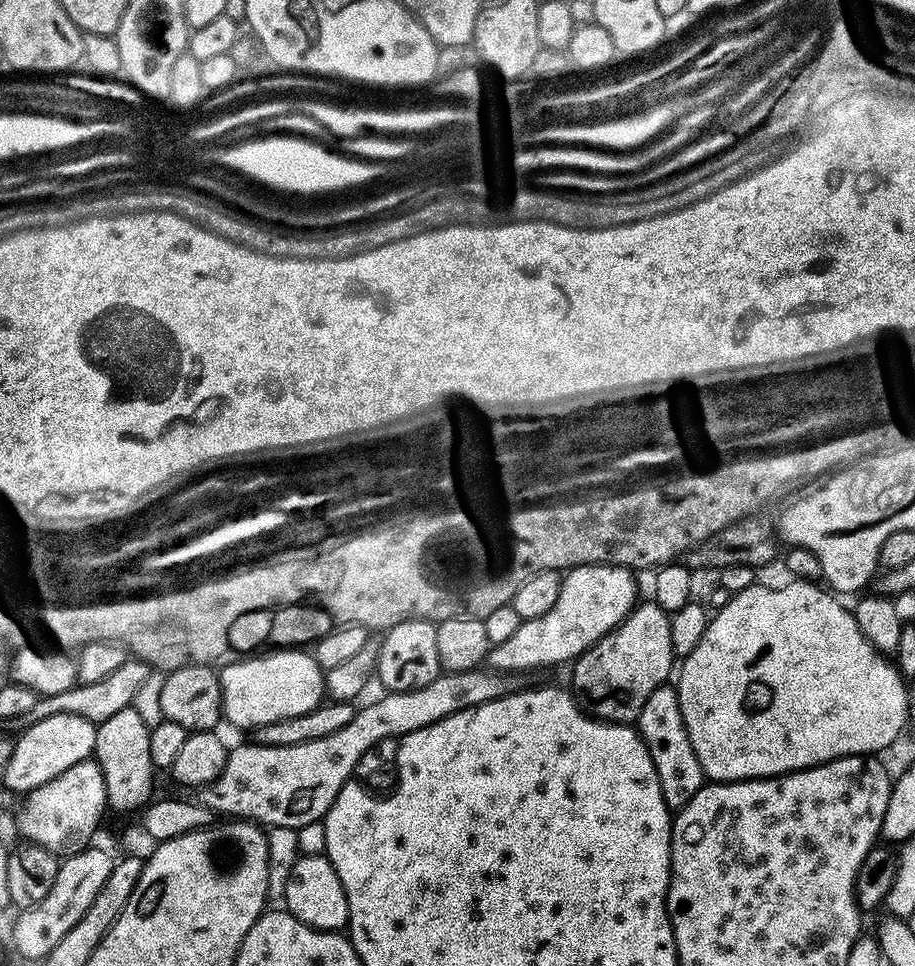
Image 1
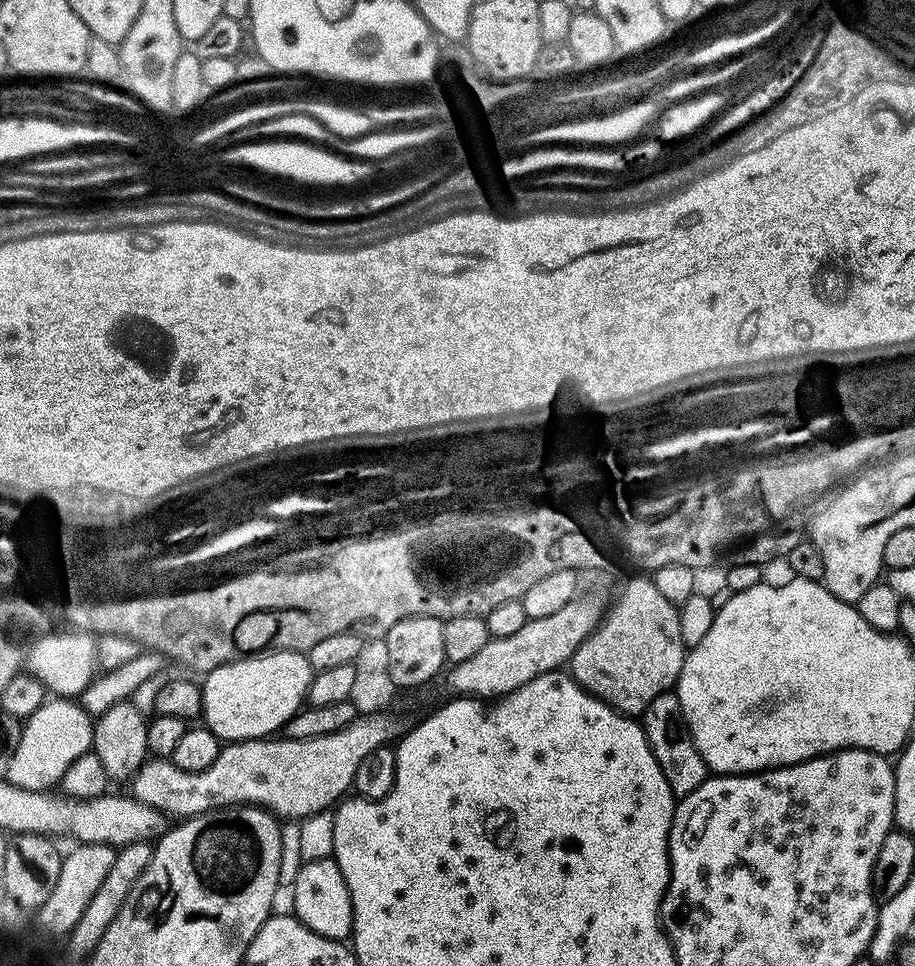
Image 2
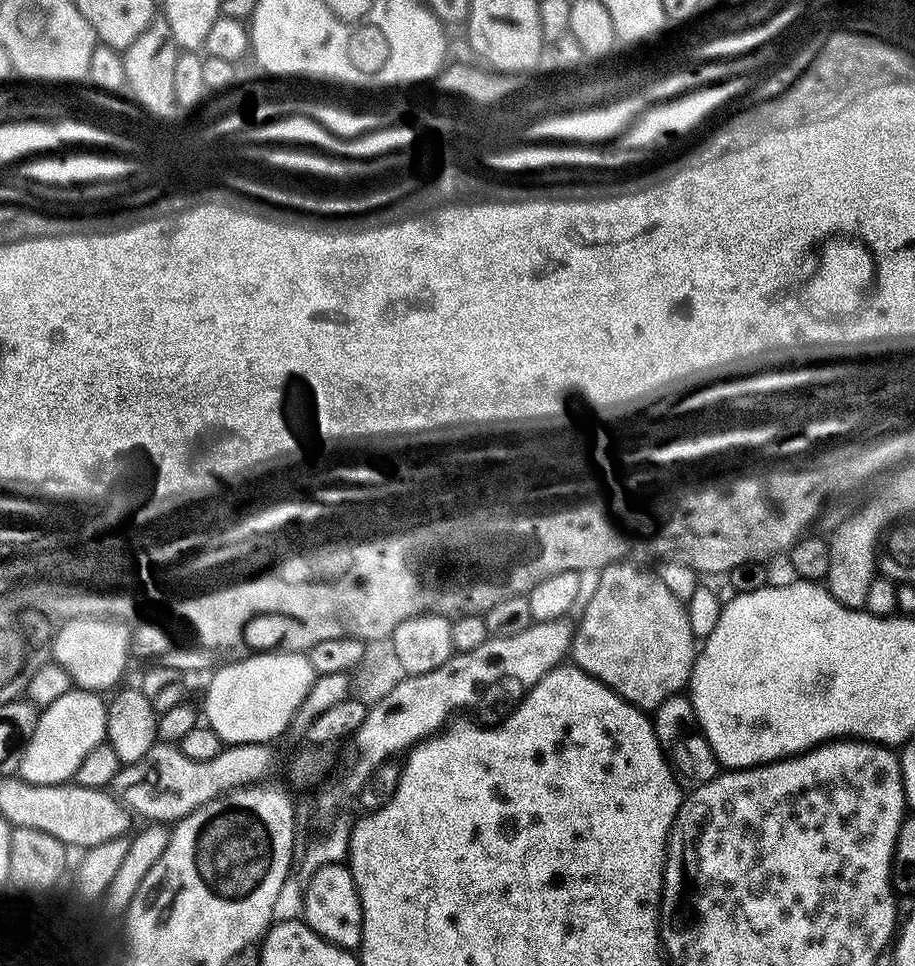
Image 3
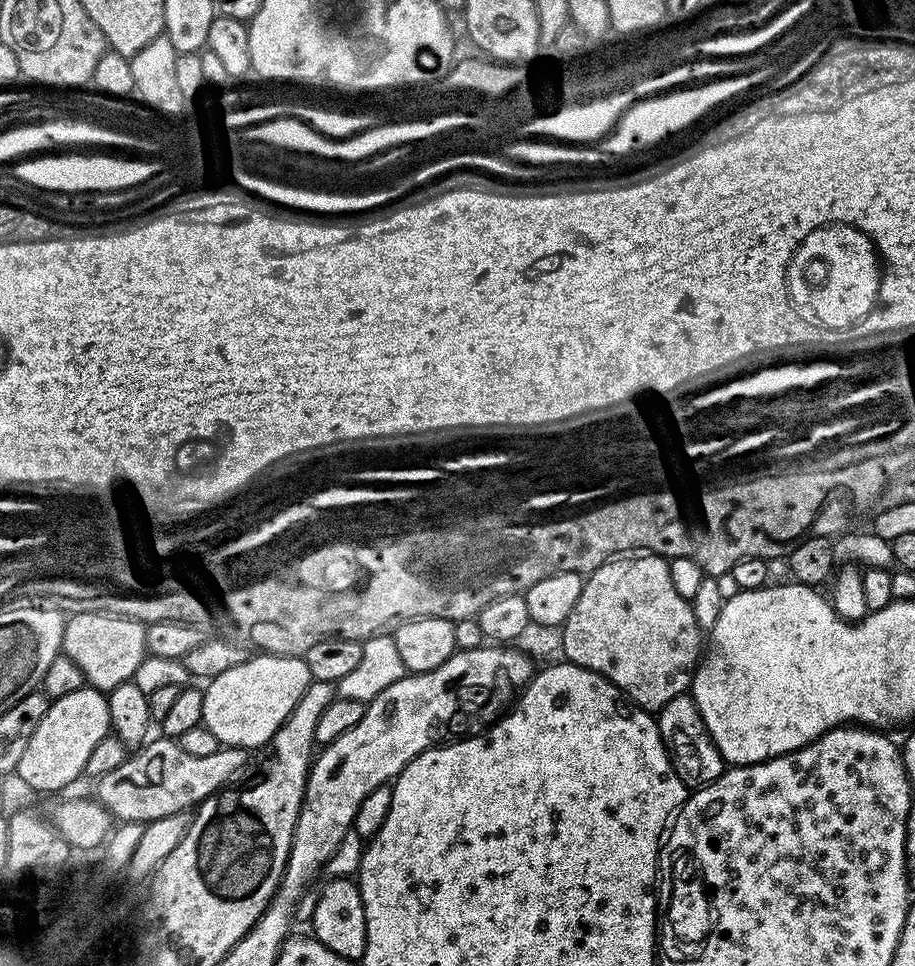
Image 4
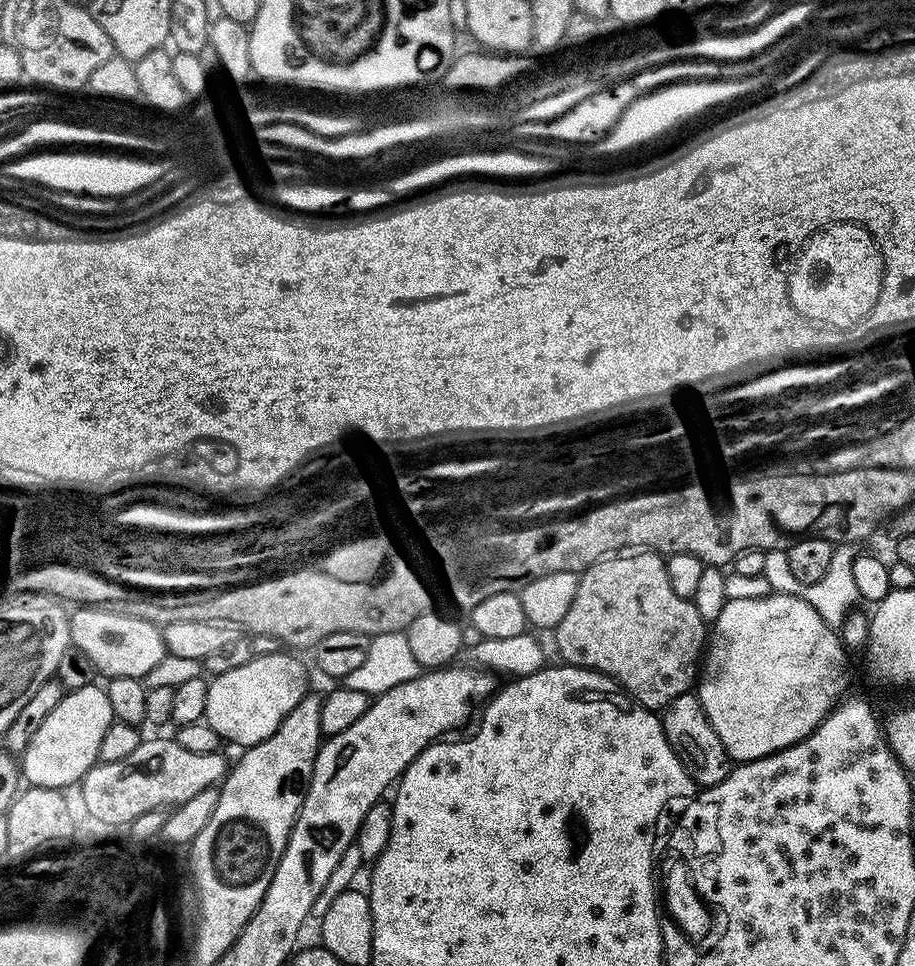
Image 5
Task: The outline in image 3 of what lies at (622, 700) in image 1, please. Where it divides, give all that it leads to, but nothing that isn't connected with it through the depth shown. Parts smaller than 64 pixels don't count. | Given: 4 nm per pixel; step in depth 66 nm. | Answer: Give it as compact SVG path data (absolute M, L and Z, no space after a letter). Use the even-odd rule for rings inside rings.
M621 562L599 569L597 576L600 577L597 578L588 601L587 596L583 601L584 613L581 614L580 621L575 621L570 649L571 663L586 674L598 678L598 682L641 710L654 710L659 704L666 702L666 698L687 689L698 651L698 638L690 630L685 601L674 598L674 594L666 590L659 574L648 568L651 567L641 566L636 562Z

